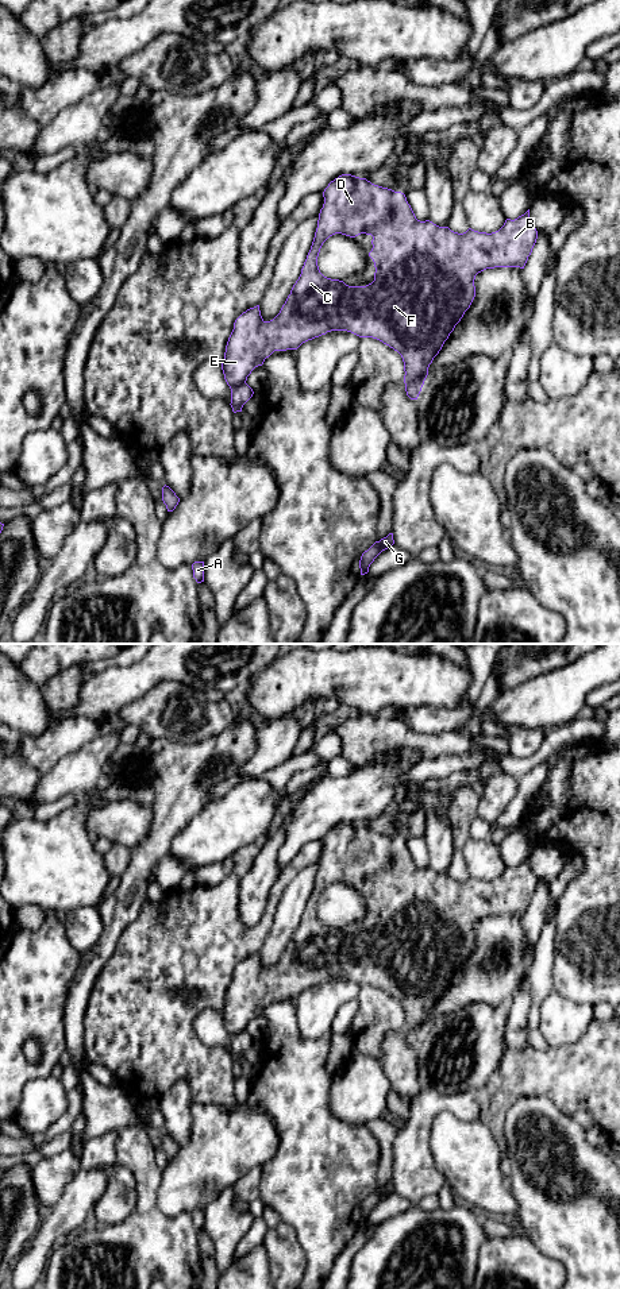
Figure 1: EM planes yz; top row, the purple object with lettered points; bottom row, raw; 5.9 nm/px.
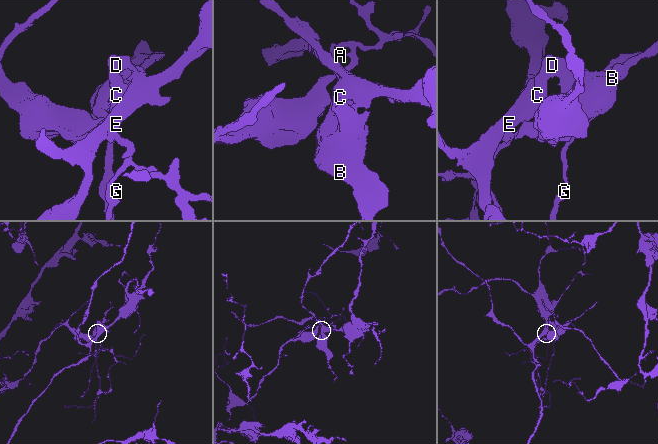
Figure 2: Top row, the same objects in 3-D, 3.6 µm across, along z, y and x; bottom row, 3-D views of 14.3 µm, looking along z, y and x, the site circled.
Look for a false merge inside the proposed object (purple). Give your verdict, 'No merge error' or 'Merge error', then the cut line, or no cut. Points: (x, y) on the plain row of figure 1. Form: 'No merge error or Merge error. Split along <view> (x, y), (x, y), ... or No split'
Merge error. Split along yz (245, 1029), (231, 1038)

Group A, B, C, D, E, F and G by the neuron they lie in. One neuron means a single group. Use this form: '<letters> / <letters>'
A / B C D E F G

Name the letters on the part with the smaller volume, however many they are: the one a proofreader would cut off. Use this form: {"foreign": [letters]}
{"foreign": ["A"]}

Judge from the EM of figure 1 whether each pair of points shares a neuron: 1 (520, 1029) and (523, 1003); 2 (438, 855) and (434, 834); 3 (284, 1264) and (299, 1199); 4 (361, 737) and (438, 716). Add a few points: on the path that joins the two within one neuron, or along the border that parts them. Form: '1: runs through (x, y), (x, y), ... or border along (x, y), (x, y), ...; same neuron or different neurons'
1: runs through (520, 1022), (520, 1010); same neuron
2: runs through (438, 849), (438, 840); same neuron
3: border along (281, 1220), (292, 1228), (307, 1257); different neurons
4: border along (401, 720), (418, 732), (436, 734); different neurons

